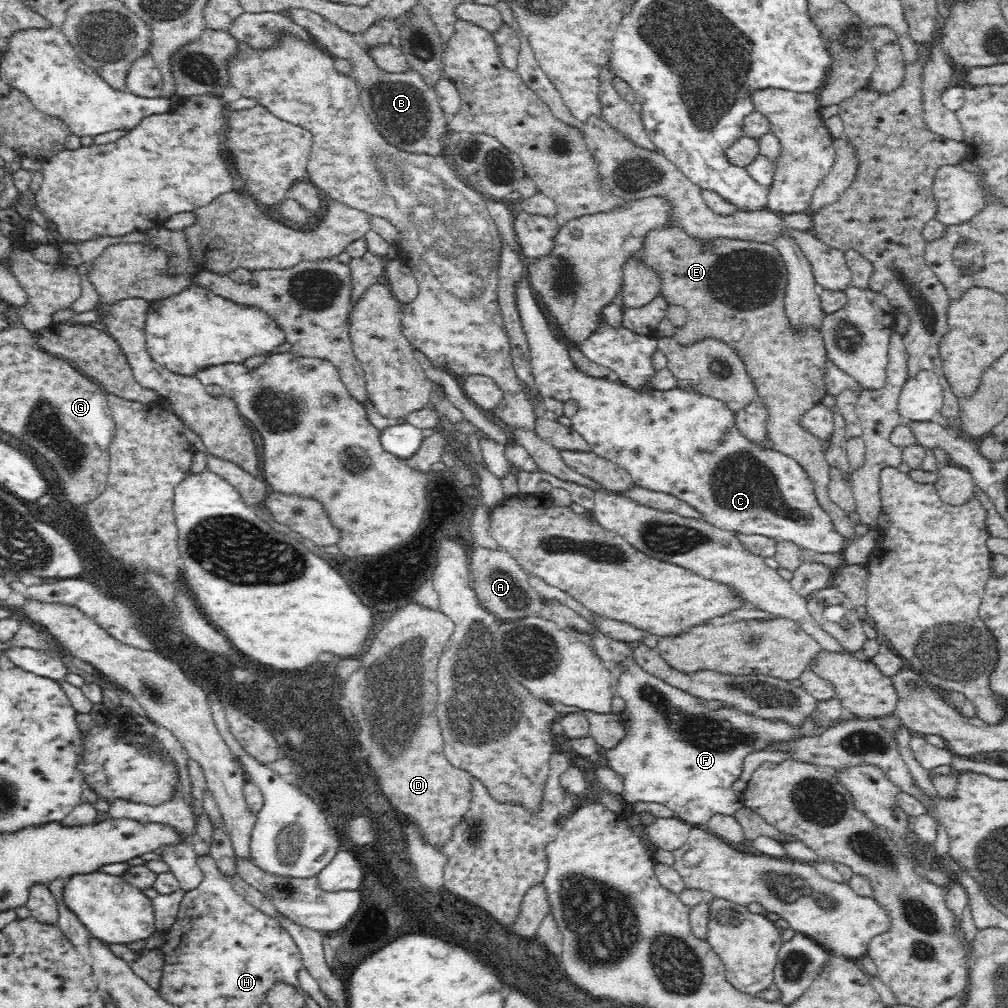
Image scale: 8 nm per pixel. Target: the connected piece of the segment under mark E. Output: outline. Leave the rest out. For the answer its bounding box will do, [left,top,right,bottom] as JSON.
[636,226,879,565]

